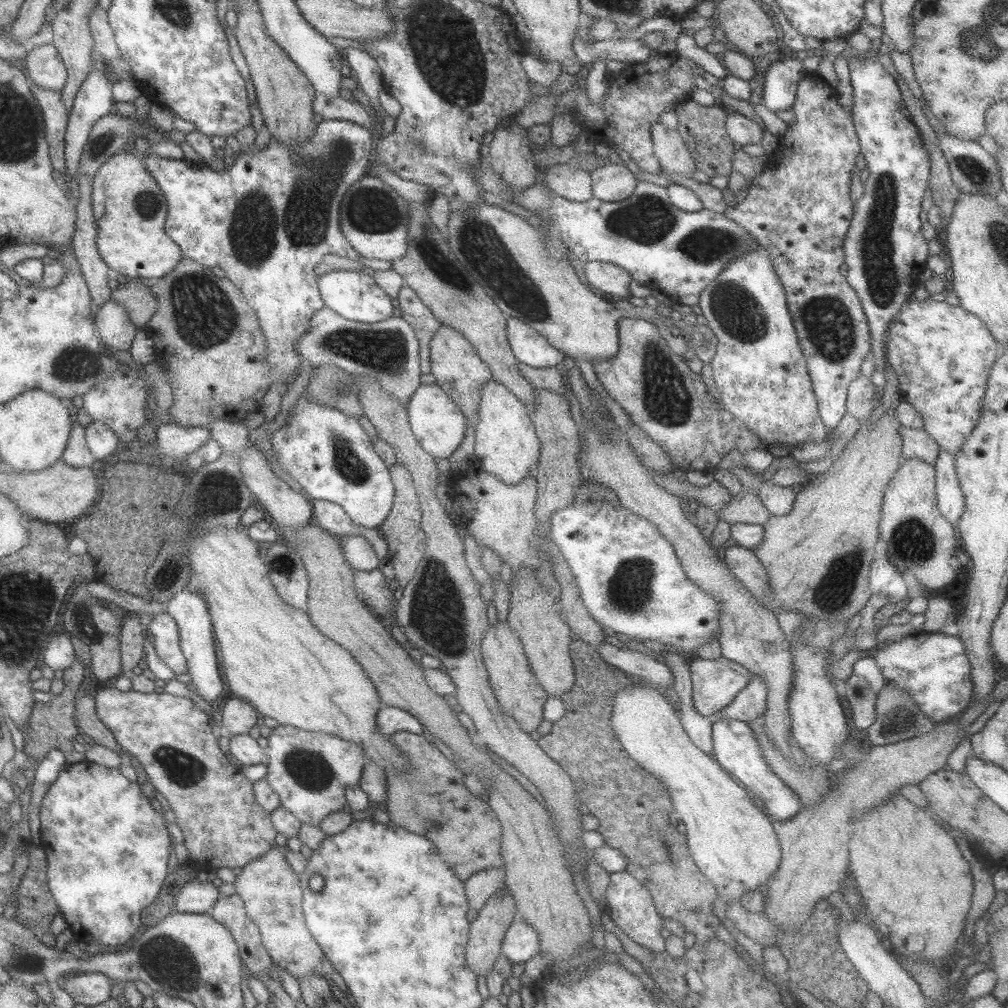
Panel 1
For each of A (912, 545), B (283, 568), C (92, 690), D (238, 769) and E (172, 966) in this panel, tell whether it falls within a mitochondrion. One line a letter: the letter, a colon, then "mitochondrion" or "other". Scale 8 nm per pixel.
A: mitochondrion
B: mitochondrion
C: other
D: other
E: mitochondrion

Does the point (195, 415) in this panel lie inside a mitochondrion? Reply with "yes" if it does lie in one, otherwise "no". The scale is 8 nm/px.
no

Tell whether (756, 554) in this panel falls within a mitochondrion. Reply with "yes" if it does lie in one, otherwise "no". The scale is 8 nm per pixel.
no

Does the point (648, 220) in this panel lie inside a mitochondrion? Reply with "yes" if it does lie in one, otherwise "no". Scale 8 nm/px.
yes

